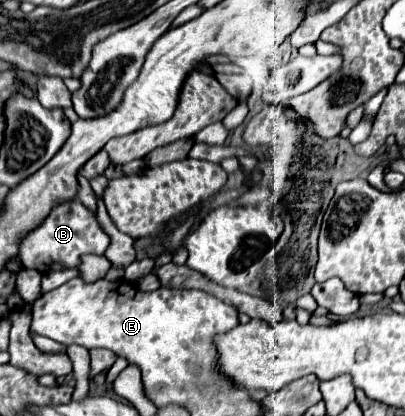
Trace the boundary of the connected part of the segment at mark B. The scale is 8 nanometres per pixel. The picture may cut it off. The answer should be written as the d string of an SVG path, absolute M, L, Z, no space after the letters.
M78 198L72 202L64 202L64 206L56 206L48 218L24 242L20 242L20 258L26 268L34 268L38 272L48 270L66 270L66 268L78 268L84 254L98 254L102 256L106 248L110 246L110 236L102 230L96 212L86 208Z

